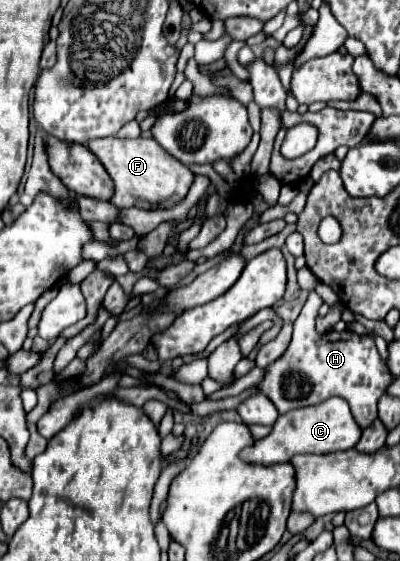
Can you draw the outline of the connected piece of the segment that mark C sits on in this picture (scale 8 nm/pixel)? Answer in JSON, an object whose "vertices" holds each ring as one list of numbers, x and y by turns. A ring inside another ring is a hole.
{"vertices":[[328,399,326,403,314,405,314,407,302,407,288,411,278,417,272,431,256,439,250,447,246,447,240,457,246,463,252,465,274,465,274,463,286,463,290,457,298,453,332,453,332,451,346,451,352,449,362,435,362,429,354,423,354,417,350,415,348,403,344,399]]}

